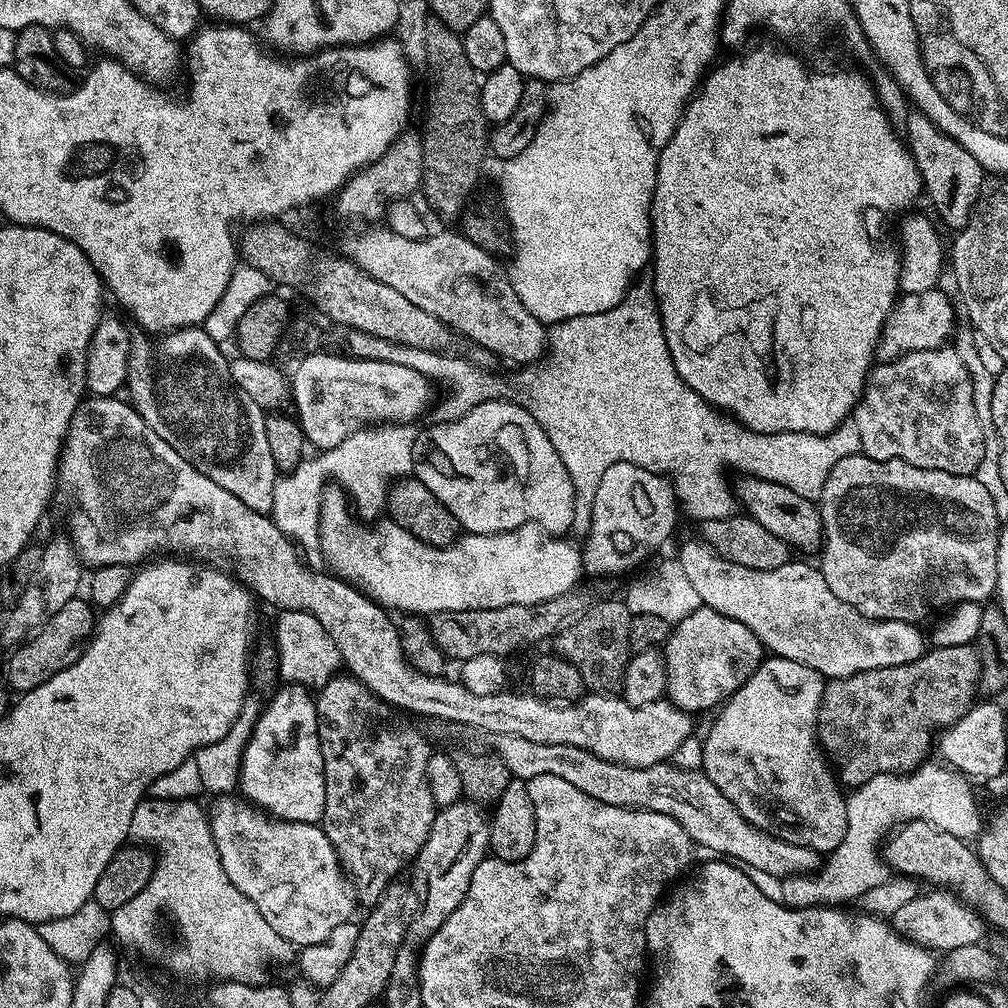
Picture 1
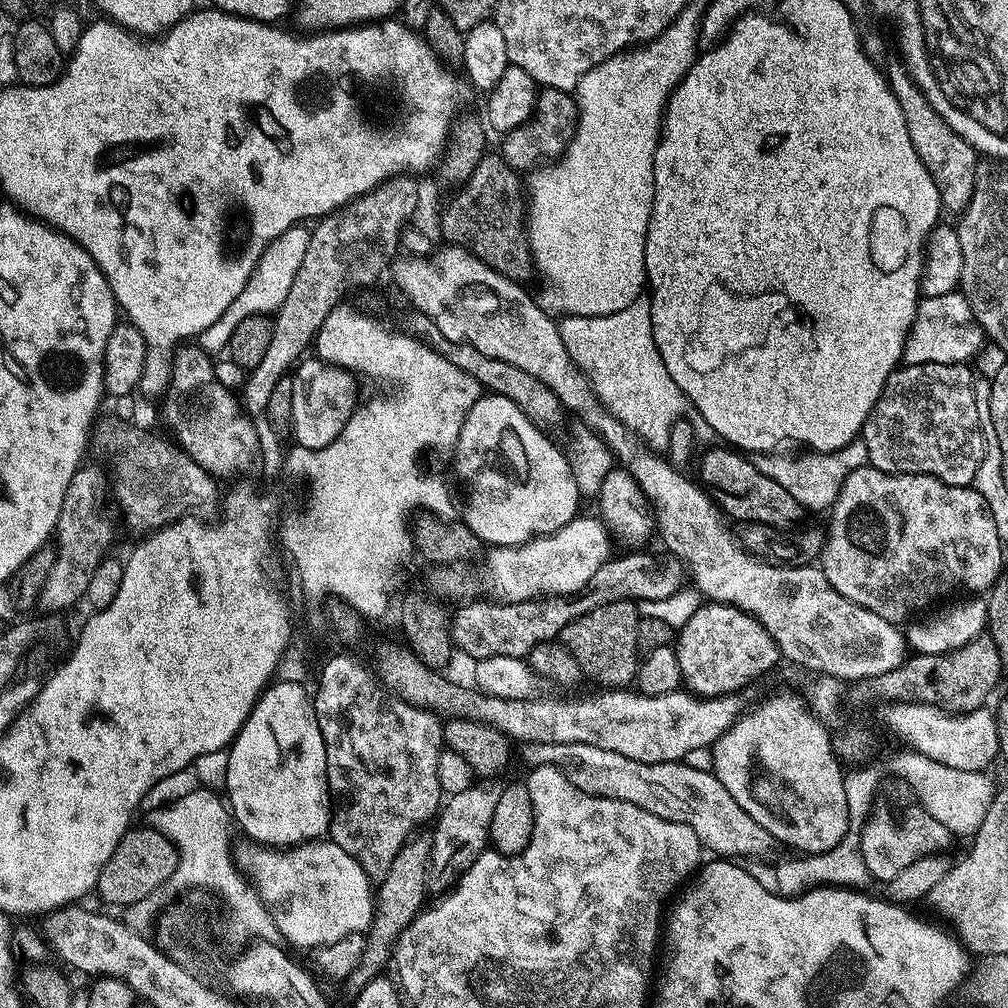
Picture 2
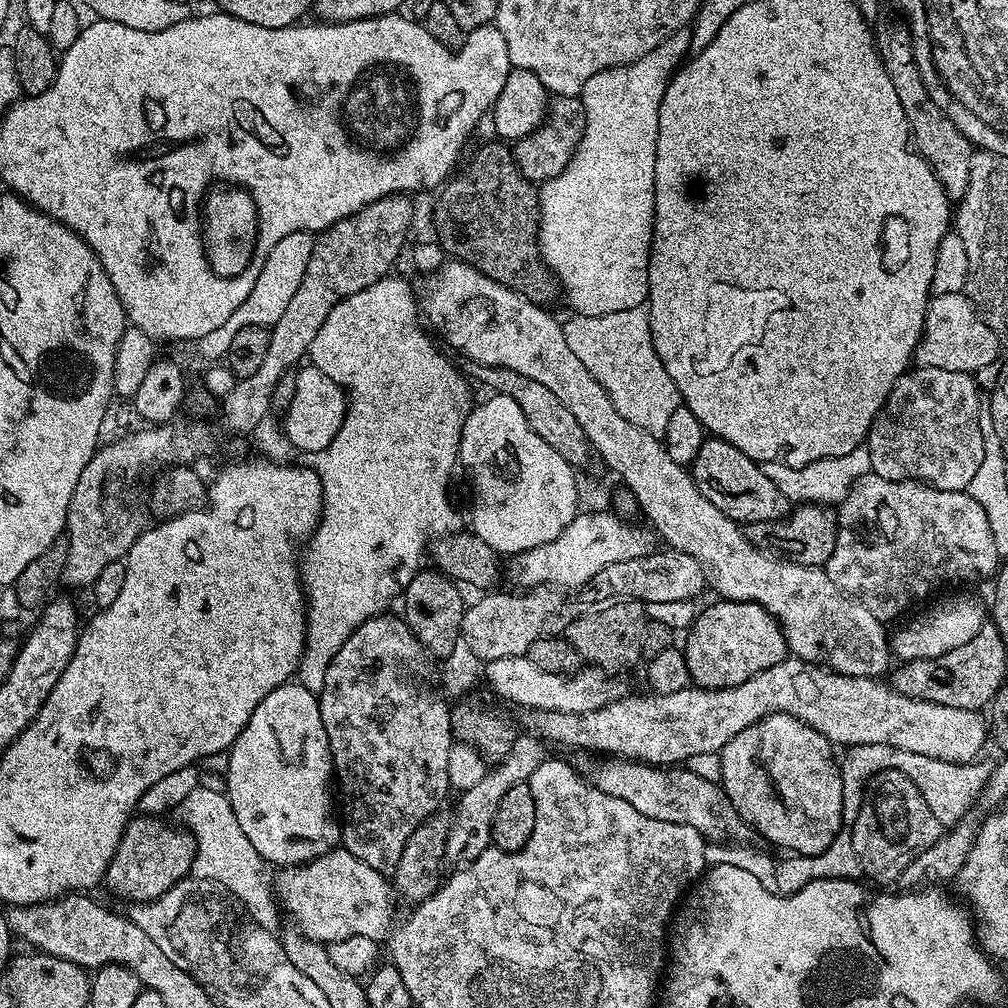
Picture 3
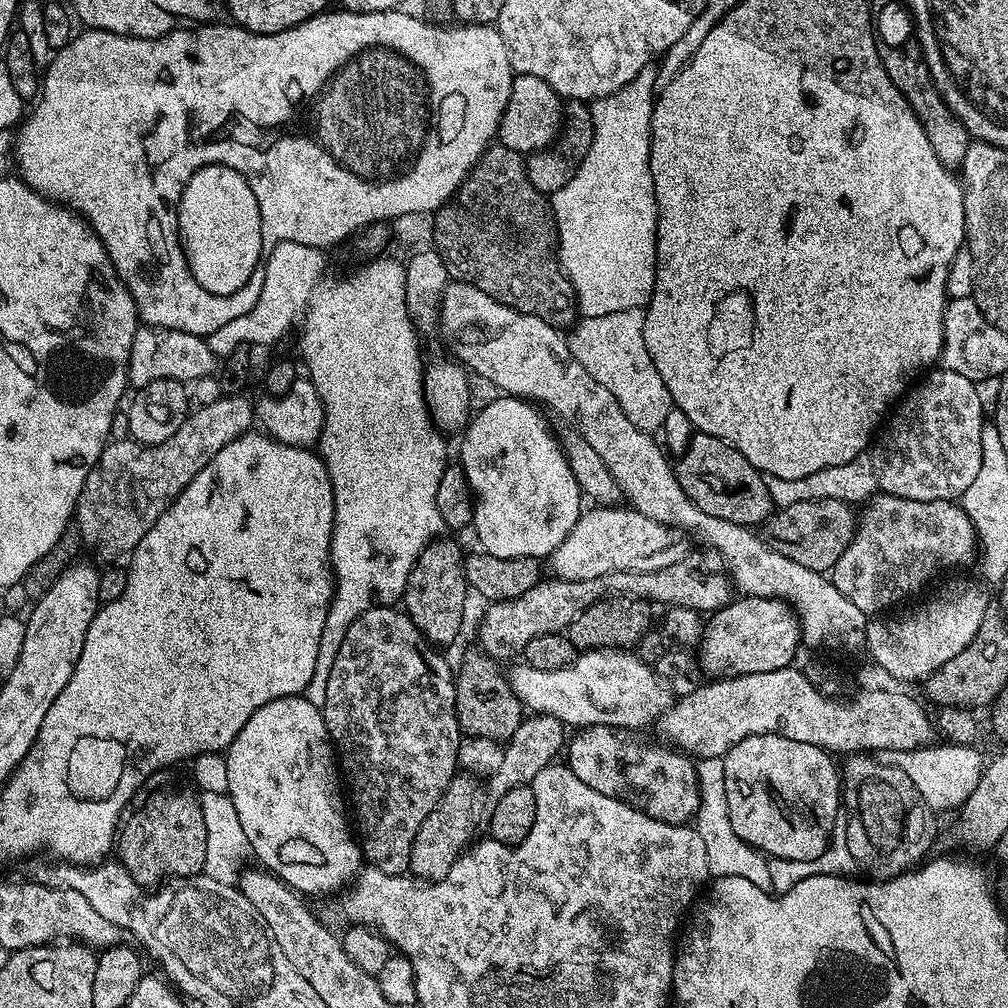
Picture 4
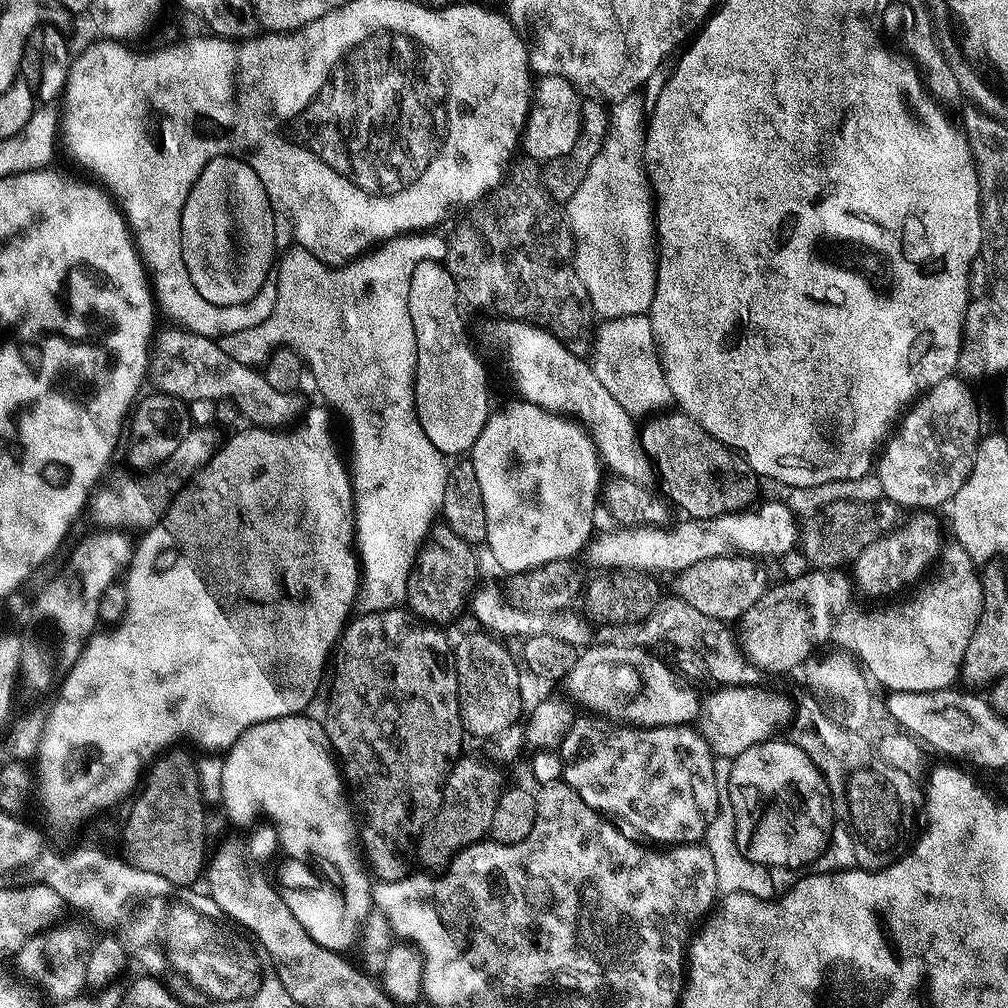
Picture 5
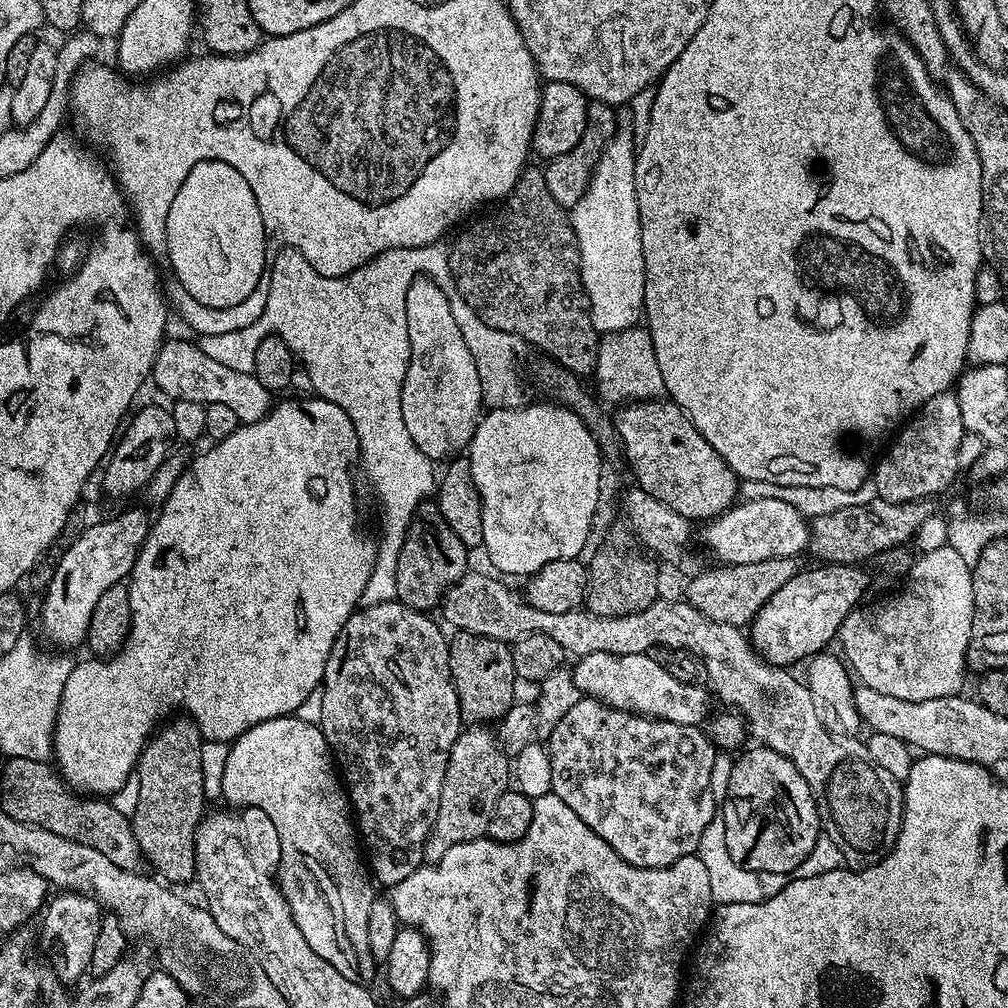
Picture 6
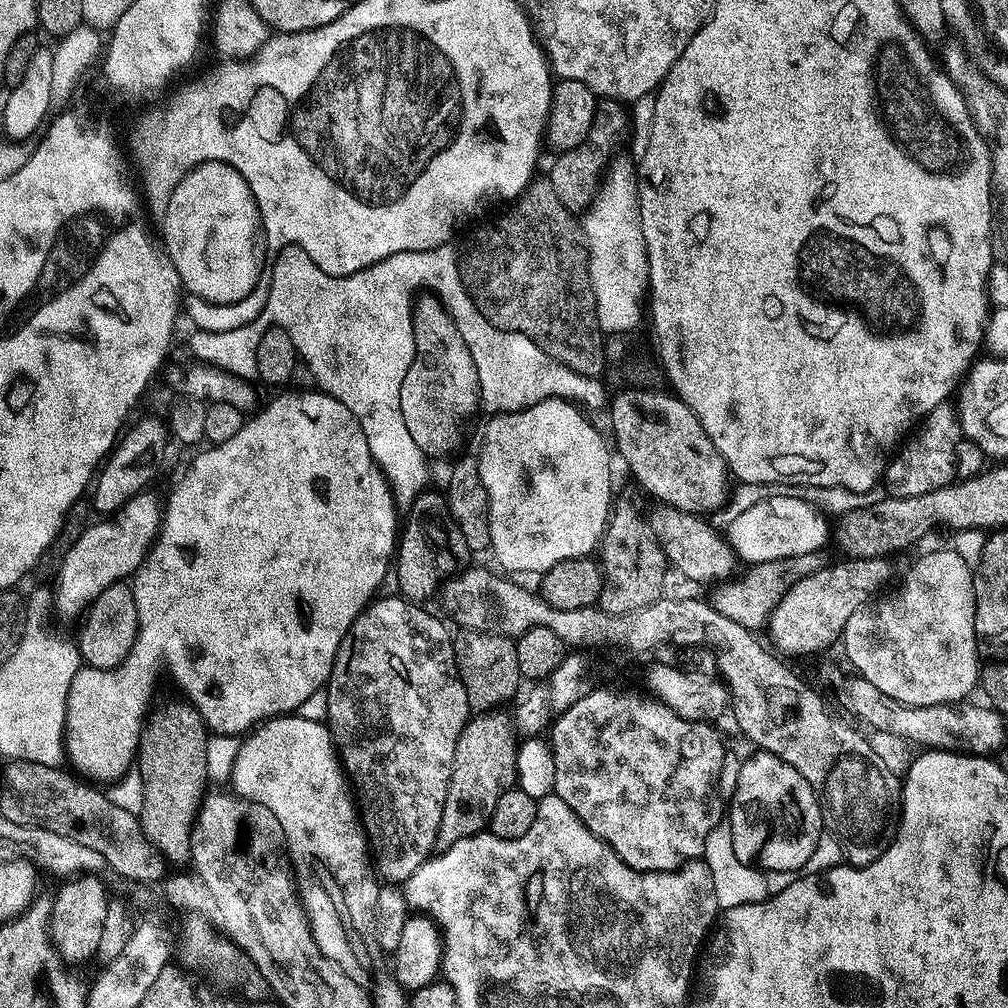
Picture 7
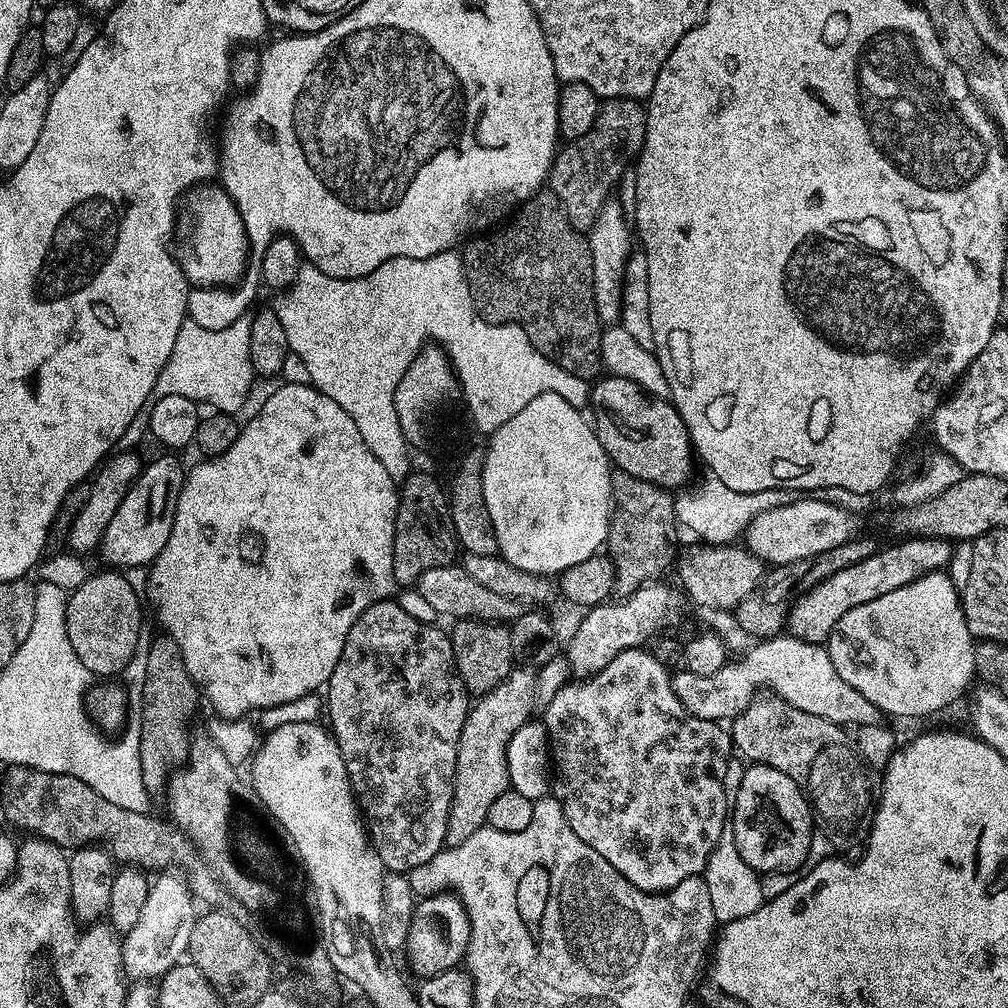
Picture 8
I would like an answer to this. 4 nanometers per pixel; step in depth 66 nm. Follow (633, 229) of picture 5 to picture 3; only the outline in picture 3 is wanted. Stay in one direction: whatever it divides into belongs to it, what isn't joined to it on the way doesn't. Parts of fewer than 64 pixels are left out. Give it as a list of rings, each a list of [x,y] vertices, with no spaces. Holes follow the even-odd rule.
[[[681,30],[673,34],[669,40],[662,41],[654,50],[642,58],[629,64],[620,64],[617,68],[607,68],[590,82],[586,82],[582,99],[586,106],[586,134],[582,134],[582,142],[578,150],[570,158],[566,170],[554,178],[539,185],[540,194],[540,255],[544,257],[544,265],[549,273],[564,287],[564,296],[568,299],[571,311],[578,316],[601,316],[602,314],[618,314],[618,310],[639,308],[648,298],[648,259],[652,249],[652,211],[654,210],[654,158],[656,157],[656,143],[658,142],[658,114],[662,106],[662,98],[668,89],[668,81],[676,75],[685,59],[684,51],[690,48],[690,36]]]

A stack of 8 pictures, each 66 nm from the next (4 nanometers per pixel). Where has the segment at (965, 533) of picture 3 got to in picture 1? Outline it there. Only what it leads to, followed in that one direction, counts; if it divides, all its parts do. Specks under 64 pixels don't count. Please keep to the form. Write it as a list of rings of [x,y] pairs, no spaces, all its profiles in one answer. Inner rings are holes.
[[[853,454],[839,460],[828,475],[828,480],[824,483],[824,493],[818,497],[818,507],[824,523],[822,545],[824,564],[819,565],[819,570],[826,578],[826,586],[830,586],[830,590],[834,590],[834,594],[838,594],[842,602],[858,610],[870,621],[879,623],[906,621],[916,624],[934,610],[942,608],[946,610],[967,601],[983,603],[996,591],[998,542],[1002,518],[994,506],[994,498],[990,498],[990,490],[986,490],[986,486],[982,486],[982,482],[977,480],[975,475],[955,476],[942,470],[926,470],[910,466],[901,460],[875,460],[863,454]]]

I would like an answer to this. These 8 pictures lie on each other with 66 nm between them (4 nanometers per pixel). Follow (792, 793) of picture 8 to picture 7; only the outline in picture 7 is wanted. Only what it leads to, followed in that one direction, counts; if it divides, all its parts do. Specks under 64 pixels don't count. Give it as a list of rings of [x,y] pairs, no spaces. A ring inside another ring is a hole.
[[[756,750],[753,753],[748,761],[745,759],[741,763],[738,770],[738,786],[726,808],[726,823],[734,838],[734,854],[738,854],[738,862],[746,862],[768,874],[799,873],[810,858],[810,854],[814,854],[826,828],[826,816],[822,811],[817,789],[816,792],[812,789],[807,775],[800,773],[784,760],[780,760],[772,752]]]

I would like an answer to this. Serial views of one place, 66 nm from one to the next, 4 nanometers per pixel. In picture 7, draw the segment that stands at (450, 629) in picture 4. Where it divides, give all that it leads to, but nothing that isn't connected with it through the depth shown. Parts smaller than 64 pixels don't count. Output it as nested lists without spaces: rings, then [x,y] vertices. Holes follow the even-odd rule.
[[[443,491],[417,493],[411,504],[407,505],[406,512],[408,517],[405,520],[403,517],[394,553],[394,580],[396,576],[396,584],[400,587],[398,592],[403,599],[424,602],[449,576],[469,567],[470,553],[466,538],[462,538],[462,530],[458,530],[450,514]]]

